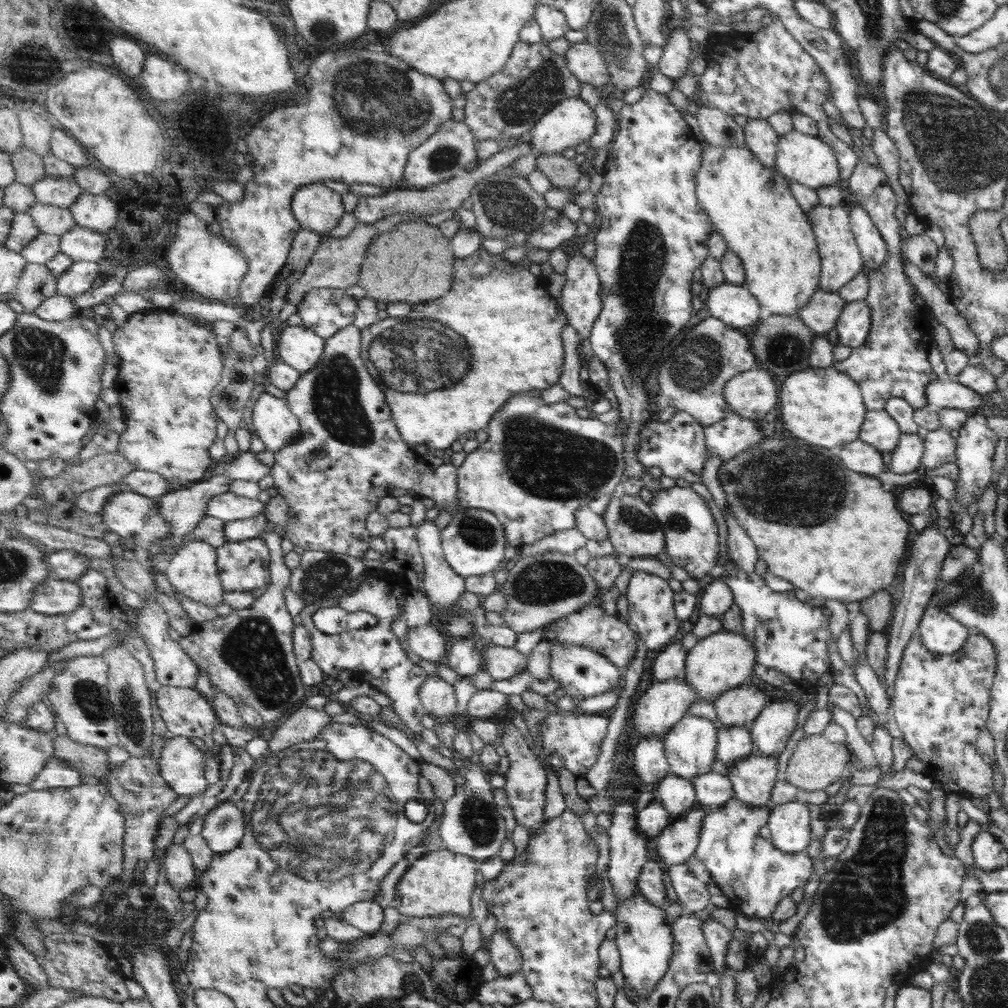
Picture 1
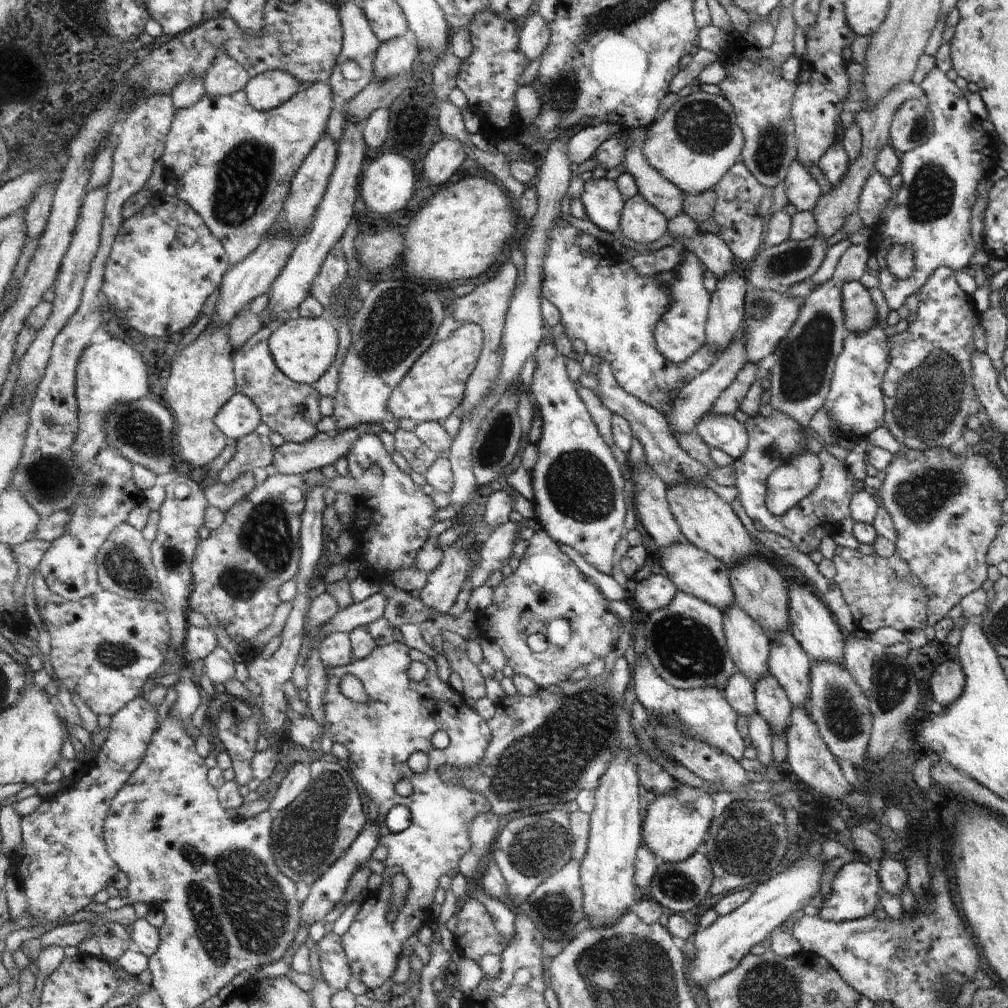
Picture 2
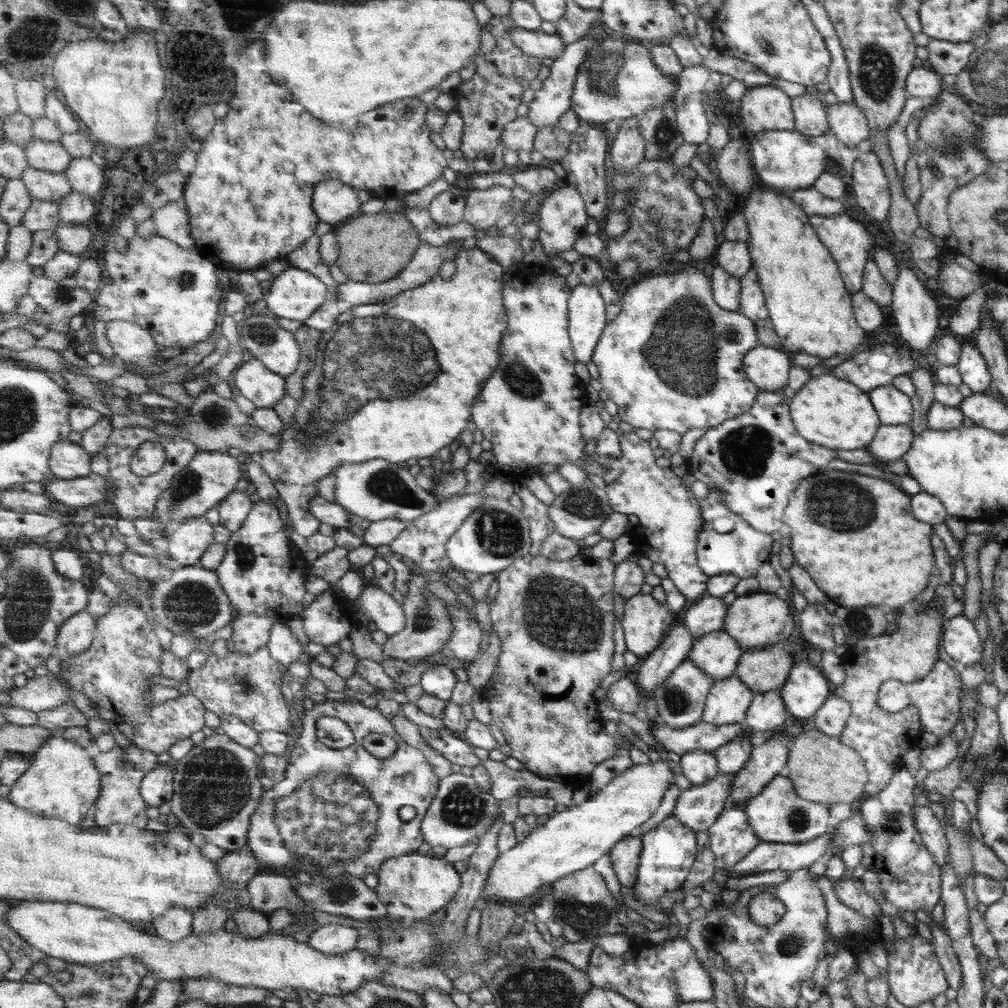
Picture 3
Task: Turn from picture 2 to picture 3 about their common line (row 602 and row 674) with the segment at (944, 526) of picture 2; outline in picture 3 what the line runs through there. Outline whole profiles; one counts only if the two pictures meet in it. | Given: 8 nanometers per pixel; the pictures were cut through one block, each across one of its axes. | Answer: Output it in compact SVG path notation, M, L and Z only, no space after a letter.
M937 659L931 670L921 679L909 683L899 682L893 679L884 680L878 686L876 703L885 712L899 712L905 706L914 706L917 709L920 720L921 734L931 734L935 739L941 740L945 736L952 735L952 728L961 716L959 712L959 698L961 694L967 694L971 698L973 689L963 688L959 681L959 670L949 667L944 661Z

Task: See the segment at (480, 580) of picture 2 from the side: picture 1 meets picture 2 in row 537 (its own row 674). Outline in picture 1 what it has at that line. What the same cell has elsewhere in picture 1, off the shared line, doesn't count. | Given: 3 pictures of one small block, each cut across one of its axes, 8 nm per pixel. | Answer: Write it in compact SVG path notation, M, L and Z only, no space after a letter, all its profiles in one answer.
M488 644L487 648L481 645L483 654L483 669L489 671L496 681L505 681L513 678L527 668L527 655L522 654L515 647L505 647Z

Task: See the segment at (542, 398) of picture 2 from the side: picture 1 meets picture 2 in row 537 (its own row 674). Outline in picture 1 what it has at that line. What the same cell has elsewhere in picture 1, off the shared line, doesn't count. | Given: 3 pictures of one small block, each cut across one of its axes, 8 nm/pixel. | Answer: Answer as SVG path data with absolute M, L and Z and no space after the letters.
M557 638L551 641L551 676L559 682L561 690L564 690L570 697L574 696L597 696L597 694L605 694L609 692L613 686L619 684L622 669L611 662L607 655L591 649L591 647L583 647L583 645L575 645L575 643L565 644L559 642Z

